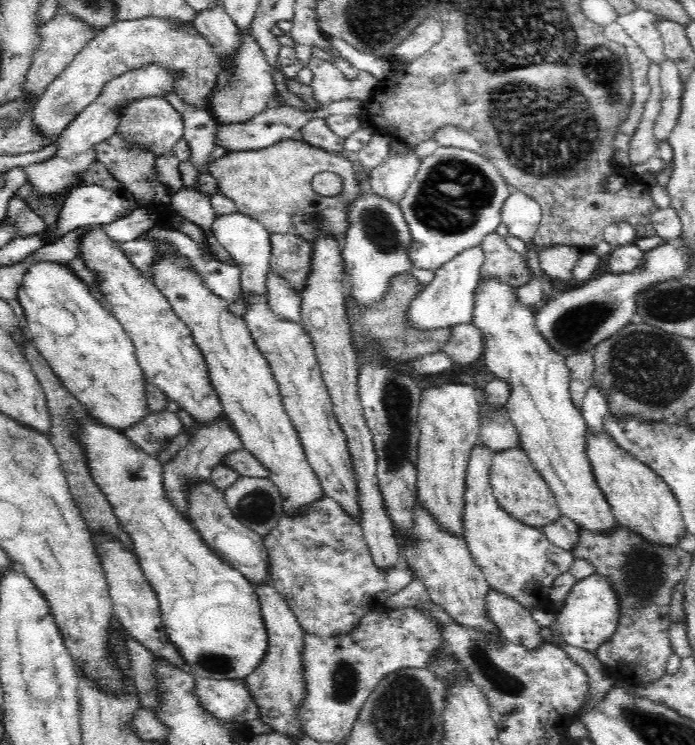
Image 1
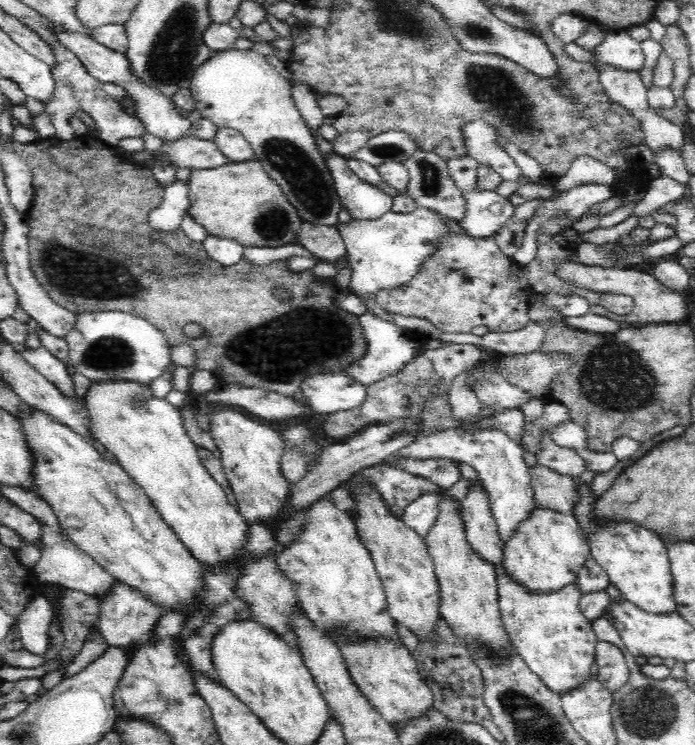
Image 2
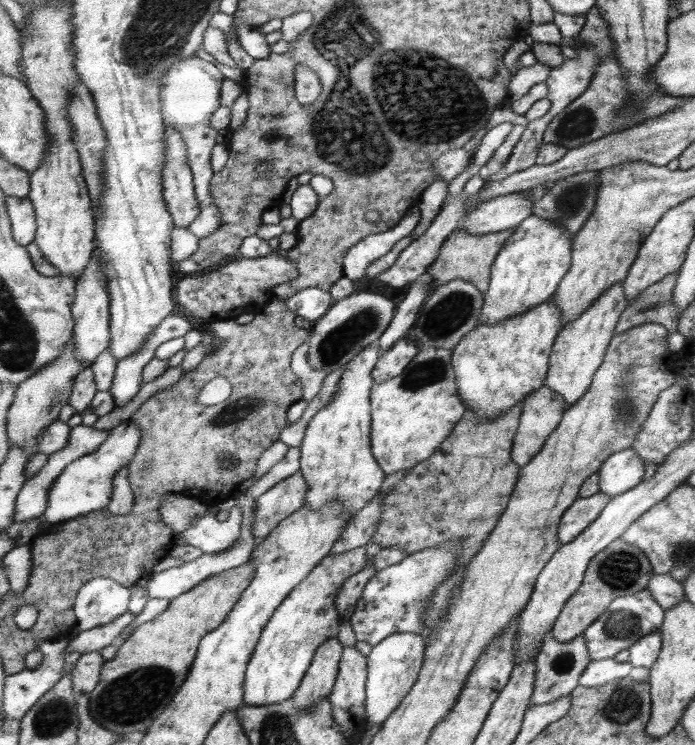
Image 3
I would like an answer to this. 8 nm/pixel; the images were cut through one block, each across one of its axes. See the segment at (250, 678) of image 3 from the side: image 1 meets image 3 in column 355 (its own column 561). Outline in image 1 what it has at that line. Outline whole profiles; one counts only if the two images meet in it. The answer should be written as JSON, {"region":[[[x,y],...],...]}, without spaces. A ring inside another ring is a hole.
{"region":[[[478,443],[474,445],[467,466],[464,520],[466,543],[472,559],[482,569],[494,592],[514,599],[525,610],[538,608],[550,611],[554,607],[548,596],[550,588],[558,576],[569,572],[576,558],[571,552],[551,544],[543,529],[515,521],[498,505],[489,479],[491,459],[490,449]]]}

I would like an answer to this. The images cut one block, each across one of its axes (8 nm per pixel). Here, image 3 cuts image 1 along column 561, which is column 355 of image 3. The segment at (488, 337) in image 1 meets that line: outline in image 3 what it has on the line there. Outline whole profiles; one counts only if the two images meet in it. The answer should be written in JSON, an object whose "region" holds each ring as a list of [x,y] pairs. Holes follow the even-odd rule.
{"region":[[[369,345],[349,361],[344,366],[339,391],[306,428],[300,471],[311,488],[305,504],[307,511],[317,513],[325,504],[341,502],[358,514],[384,486],[387,475],[373,455],[371,406],[371,390],[376,382],[372,372],[382,354],[379,346]]]}

